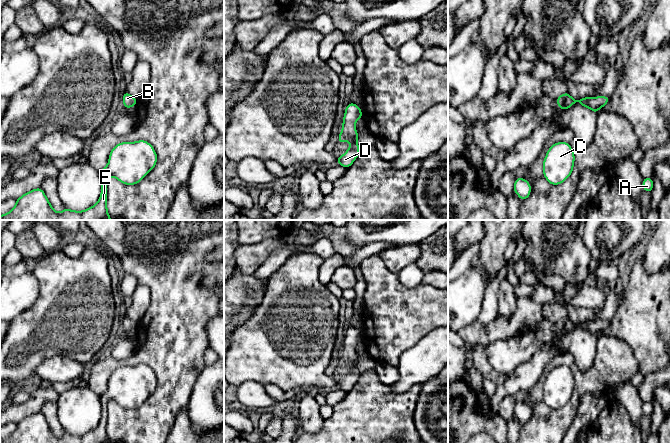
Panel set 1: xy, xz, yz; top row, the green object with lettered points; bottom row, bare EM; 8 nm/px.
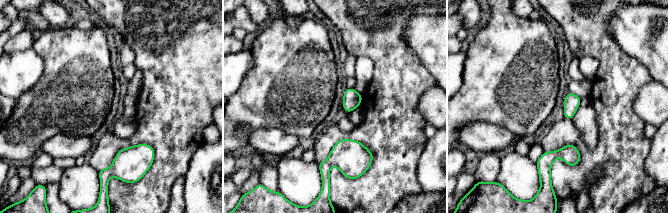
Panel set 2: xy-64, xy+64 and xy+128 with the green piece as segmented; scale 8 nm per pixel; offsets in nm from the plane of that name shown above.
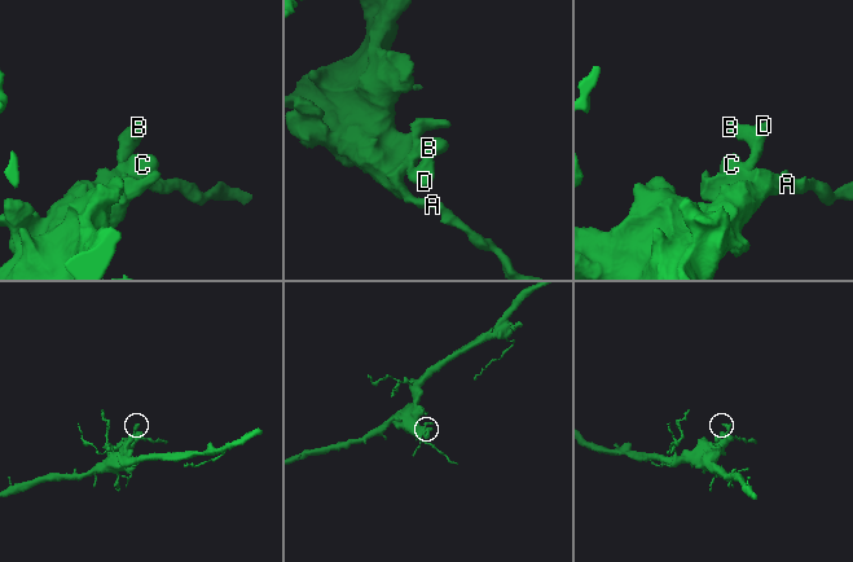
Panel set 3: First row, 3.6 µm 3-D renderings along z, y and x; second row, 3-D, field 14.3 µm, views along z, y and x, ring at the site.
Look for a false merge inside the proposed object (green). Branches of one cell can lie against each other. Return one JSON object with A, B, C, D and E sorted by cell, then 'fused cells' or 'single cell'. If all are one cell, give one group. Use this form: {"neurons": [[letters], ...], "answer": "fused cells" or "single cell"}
{"neurons": [["A", "B", "C", "D", "E"]], "answer": "single cell"}

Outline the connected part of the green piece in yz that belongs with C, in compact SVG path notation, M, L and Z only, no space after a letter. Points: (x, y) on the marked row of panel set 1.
M557 142L546 153L543 175L551 185L563 183L573 172L575 156L569 143Z

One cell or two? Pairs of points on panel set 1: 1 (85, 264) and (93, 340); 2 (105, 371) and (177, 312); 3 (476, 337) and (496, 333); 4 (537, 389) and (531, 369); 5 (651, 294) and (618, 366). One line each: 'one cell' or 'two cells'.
1: one cell
2: one cell
3: one cell
4: two cells
5: two cells

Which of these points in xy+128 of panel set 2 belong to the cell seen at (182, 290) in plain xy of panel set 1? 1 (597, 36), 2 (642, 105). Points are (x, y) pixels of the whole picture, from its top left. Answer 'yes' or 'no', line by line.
1: yes
2: no

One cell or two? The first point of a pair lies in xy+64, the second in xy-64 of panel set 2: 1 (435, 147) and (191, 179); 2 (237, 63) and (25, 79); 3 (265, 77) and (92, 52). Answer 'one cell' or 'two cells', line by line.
1: one cell
2: one cell
3: one cell

